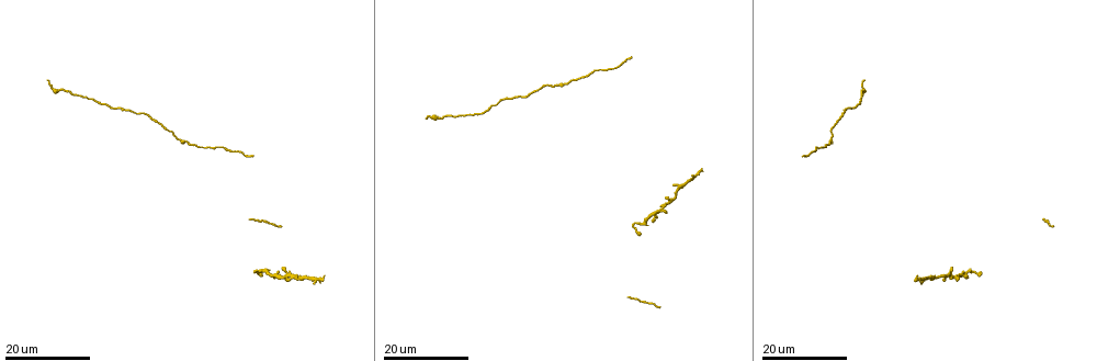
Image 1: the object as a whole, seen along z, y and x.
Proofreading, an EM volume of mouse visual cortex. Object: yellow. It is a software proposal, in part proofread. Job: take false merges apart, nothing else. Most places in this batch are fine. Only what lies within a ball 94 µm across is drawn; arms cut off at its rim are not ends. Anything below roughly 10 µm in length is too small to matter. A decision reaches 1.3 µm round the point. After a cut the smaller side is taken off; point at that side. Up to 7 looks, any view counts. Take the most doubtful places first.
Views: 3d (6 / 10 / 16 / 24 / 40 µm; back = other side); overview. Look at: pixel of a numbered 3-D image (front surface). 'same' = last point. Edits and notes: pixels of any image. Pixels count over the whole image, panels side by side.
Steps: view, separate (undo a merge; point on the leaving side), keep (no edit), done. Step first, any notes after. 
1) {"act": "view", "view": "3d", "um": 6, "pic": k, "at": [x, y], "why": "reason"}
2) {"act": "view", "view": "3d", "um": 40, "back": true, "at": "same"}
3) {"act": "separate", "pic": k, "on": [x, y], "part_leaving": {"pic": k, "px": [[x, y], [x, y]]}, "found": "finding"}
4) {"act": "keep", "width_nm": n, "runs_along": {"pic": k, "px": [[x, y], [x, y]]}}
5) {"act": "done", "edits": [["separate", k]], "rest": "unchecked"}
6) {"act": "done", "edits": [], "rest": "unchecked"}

{"act": "view", "view": "3d", "um": 16, "pic": 1, "at": [660, 206]}

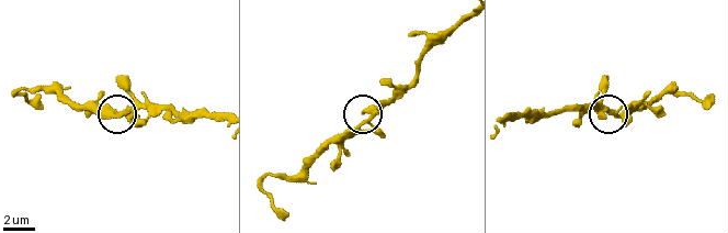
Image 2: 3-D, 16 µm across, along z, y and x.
{"act": "view", "view": "3d", "um": 10, "pic": 2, "at": [121, 114]}

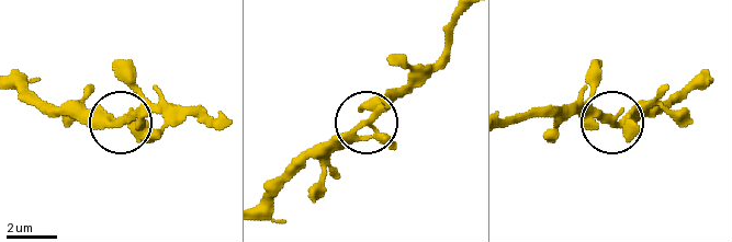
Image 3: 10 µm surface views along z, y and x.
{"act": "keep", "width_nm": 240, "found": "all the same cell"}

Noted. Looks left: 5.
{"act": "view", "view": "3d", "um": 24, "pic": 1, "at": [634, 229], "why": "thin neck"}

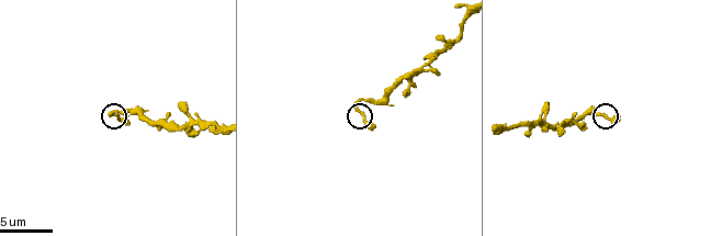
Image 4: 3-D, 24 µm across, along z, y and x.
{"act": "view", "view": "3d", "um": 6, "pic": 4, "at": [359, 112], "why": "closer look"}

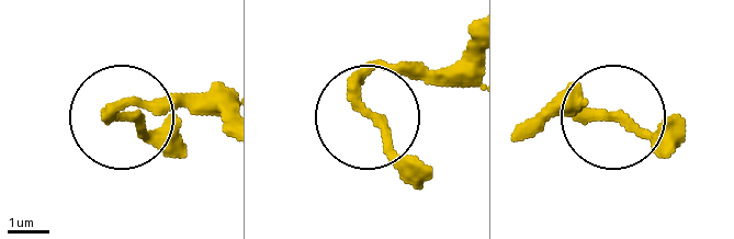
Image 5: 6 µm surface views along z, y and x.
{"act": "keep", "found": "continuous, no second cell"}

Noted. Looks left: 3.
{"act": "view", "view": "3d", "um": 16, "pic": 1, "at": [556, 84], "why": "thick turns thin"}

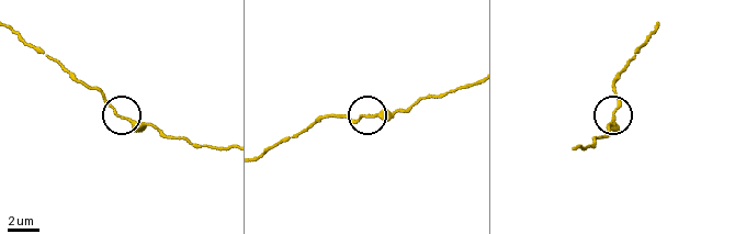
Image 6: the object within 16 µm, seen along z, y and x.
{"act": "view", "view": "3d", "um": 10, "pic": 6, "at": [613, 117], "why": "closer look"}

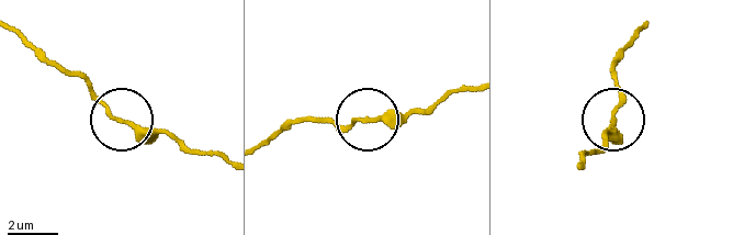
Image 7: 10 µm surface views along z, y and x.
{"act": "keep", "width_nm": 190, "runs_along": {"pic": 7, "px": [[579, 164], [611, 124], [618, 71]]}, "found": "continuous, no second cell"}

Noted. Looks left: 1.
{"act": "done", "edits": [], "rest": "unchecked"}

